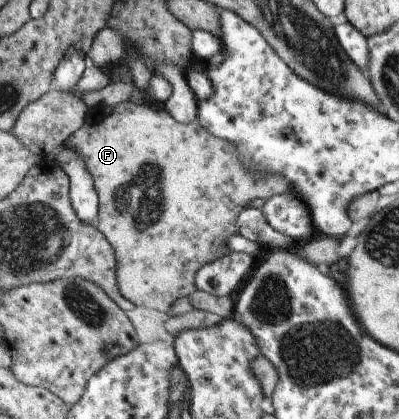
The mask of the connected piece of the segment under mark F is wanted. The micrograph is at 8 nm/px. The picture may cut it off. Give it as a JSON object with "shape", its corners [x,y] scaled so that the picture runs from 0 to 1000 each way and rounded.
{"shape":[[[318,239],[286,253],[246,248],[218,258],[216,267],[208,296],[188,315],[180,315],[173,329],[153,346],[178,346],[198,360],[198,368],[206,368],[218,411],[228,418],[246,477],[238,539],[283,594],[296,695],[303,706],[328,718],[338,733],[373,733],[414,747],[434,730],[434,721],[444,711],[479,702],[479,697],[494,690],[486,675],[489,652],[519,628],[534,625],[569,604],[579,604],[569,594],[564,573],[574,563],[584,563],[584,558],[599,561],[591,532],[594,513],[609,499],[624,494],[629,477],[639,477],[639,473],[669,475],[677,468],[712,461],[727,444],[722,430],[694,413],[632,418],[607,399],[596,379],[591,348],[581,339],[561,337],[524,320],[509,303],[501,303],[494,282],[464,296],[446,294],[416,265],[409,248],[396,246],[391,253],[366,246],[336,248]]]}

